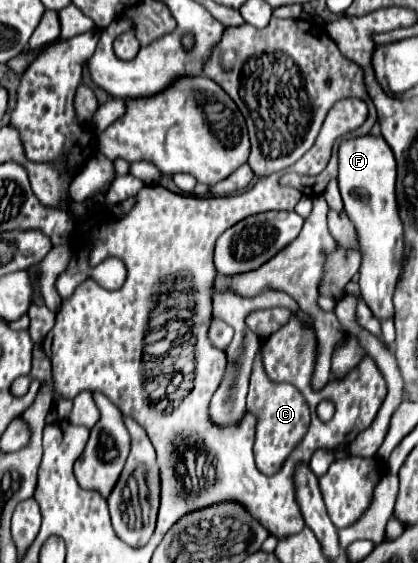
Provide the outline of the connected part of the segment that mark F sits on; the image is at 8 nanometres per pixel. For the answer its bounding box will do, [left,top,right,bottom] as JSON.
[338,135,402,321]

